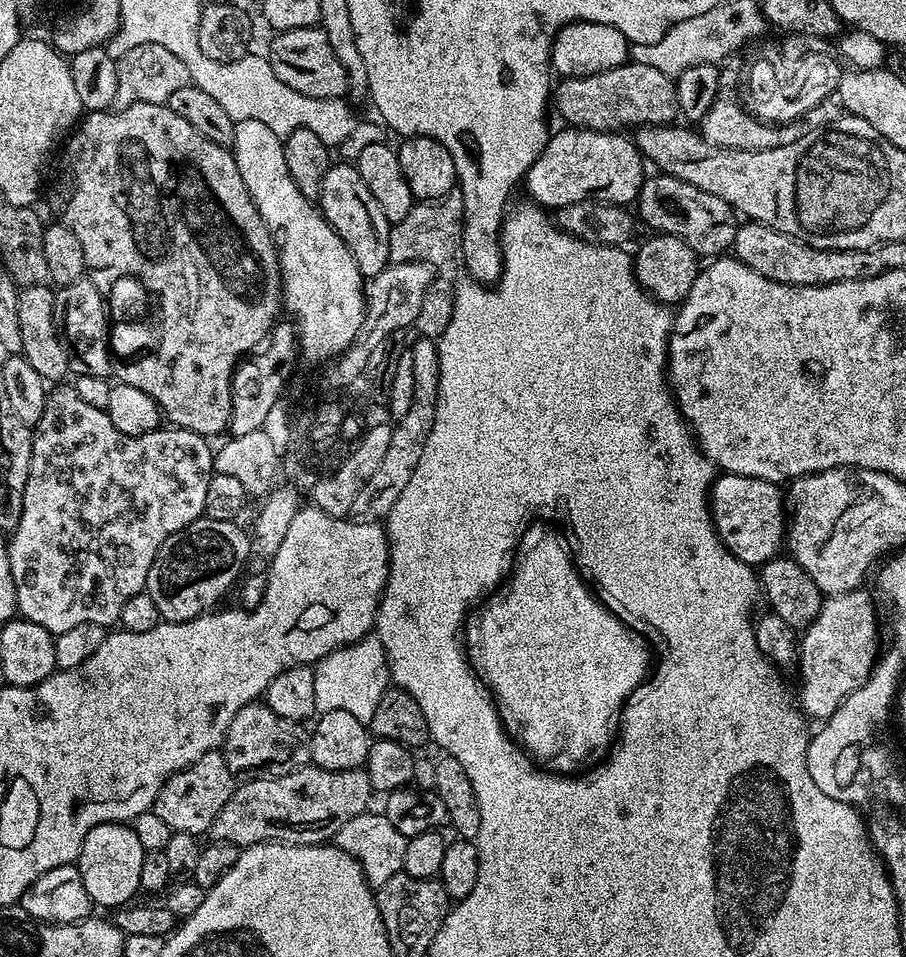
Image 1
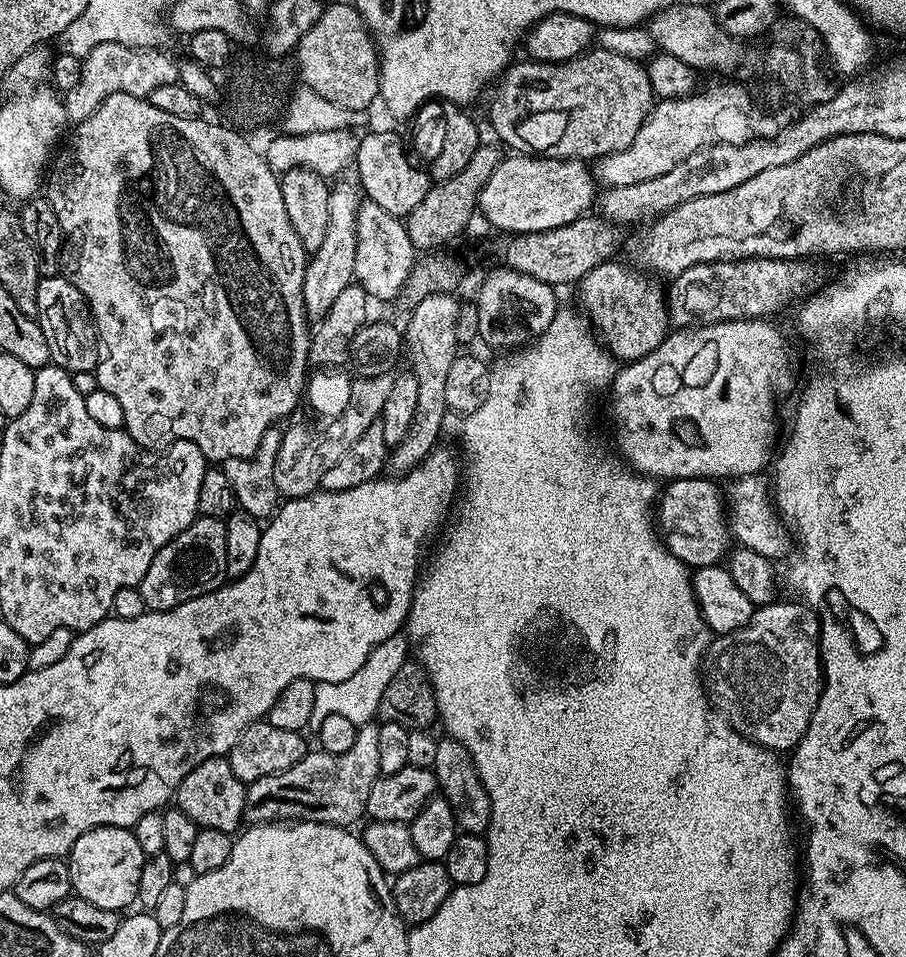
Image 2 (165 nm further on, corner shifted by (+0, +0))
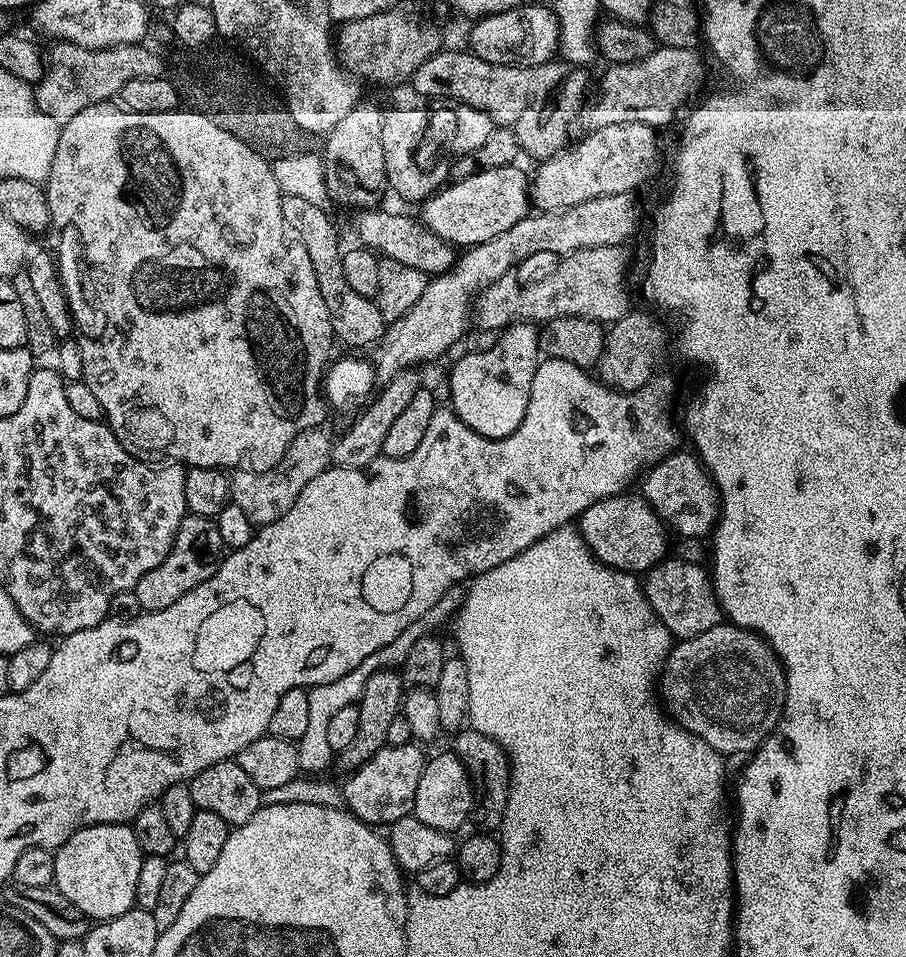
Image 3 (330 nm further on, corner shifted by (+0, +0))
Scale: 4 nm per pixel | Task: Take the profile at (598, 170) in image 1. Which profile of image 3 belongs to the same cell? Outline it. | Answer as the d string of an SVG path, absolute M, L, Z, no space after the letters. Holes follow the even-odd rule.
M520 166L485 168L465 180L452 180L423 201L422 223L438 238L453 246L471 246L490 242L498 234L510 230L530 212L530 180Z

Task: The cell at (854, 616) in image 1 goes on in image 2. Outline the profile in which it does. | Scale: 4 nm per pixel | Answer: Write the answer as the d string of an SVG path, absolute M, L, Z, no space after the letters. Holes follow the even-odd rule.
M773 602L755 609L748 624L724 636L716 636L702 657L702 683L709 704L728 721L738 735L777 754L791 753L806 734L806 726L820 701L820 621L803 602Z

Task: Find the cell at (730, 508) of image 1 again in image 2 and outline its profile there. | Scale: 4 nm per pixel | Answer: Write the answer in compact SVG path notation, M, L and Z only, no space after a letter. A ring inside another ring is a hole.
M686 478L665 483L654 508L654 520L663 547L675 560L688 565L689 569L719 565L729 551L726 501L721 489L713 481Z

